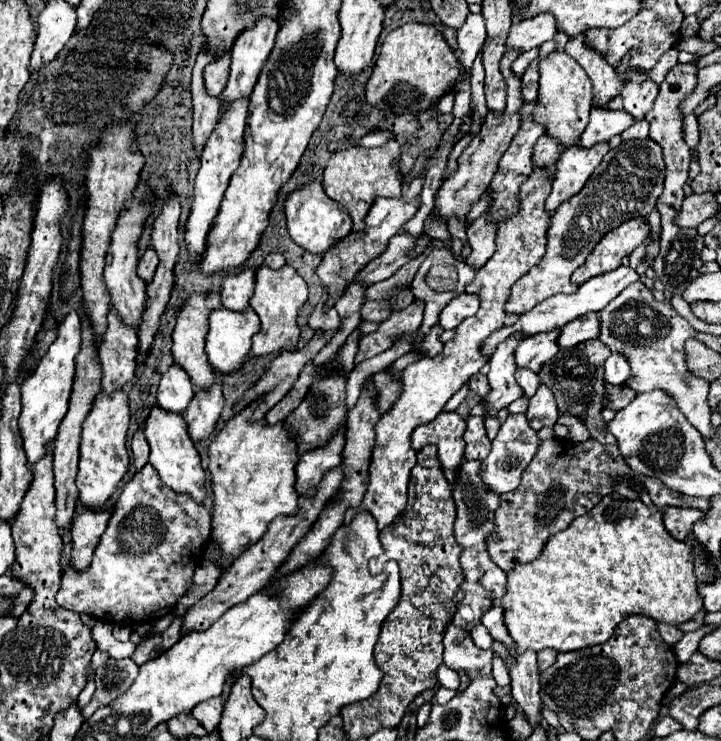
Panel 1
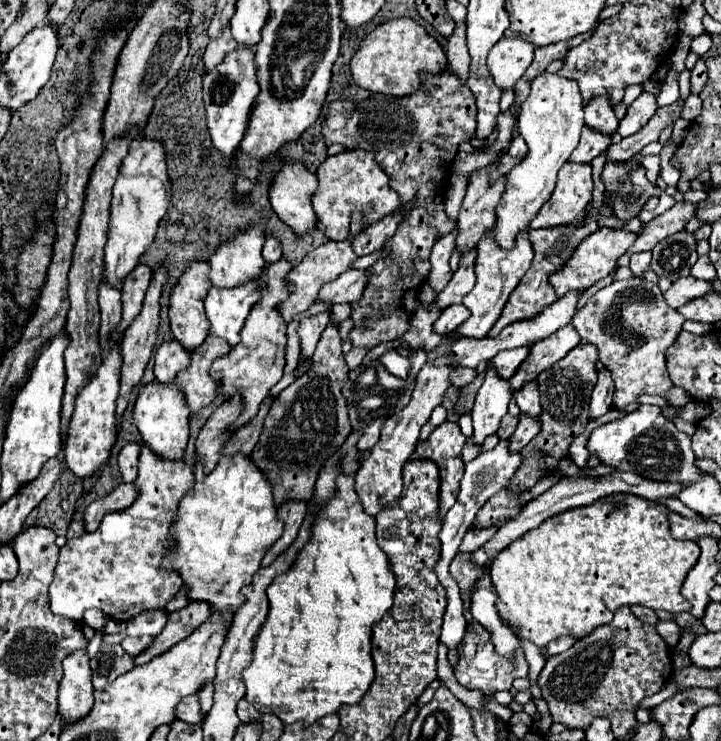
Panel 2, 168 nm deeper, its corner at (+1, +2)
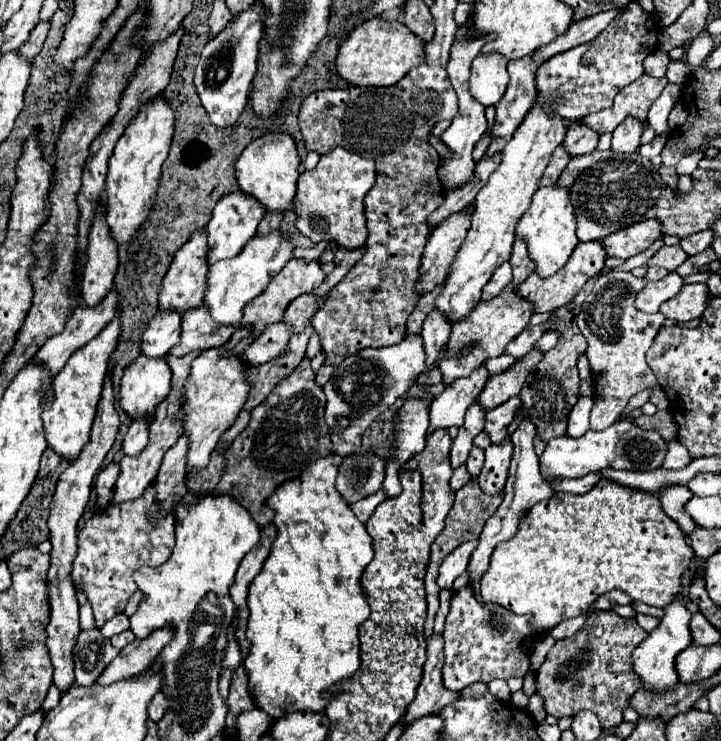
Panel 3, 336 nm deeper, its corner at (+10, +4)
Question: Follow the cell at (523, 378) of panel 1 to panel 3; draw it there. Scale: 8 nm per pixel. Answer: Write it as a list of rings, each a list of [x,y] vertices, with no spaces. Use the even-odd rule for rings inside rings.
[[[520,408],[516,412],[516,418],[518,418],[518,430],[512,434],[512,442],[514,442],[514,454],[512,454],[512,466],[510,466],[510,476],[508,476],[508,482],[506,482],[506,496],[502,500],[502,504],[498,506],[496,514],[486,520],[486,526],[480,534],[480,544],[478,548],[474,550],[472,558],[470,558],[470,564],[466,568],[468,576],[470,576],[470,584],[472,582],[480,582],[482,576],[486,574],[488,566],[490,566],[490,556],[492,556],[492,550],[496,548],[498,542],[504,542],[504,540],[510,540],[514,536],[514,532],[518,530],[518,522],[522,520],[522,514],[528,512],[534,504],[542,502],[542,500],[548,500],[554,490],[550,488],[550,484],[546,484],[542,472],[540,472],[540,462],[538,462],[538,456],[534,452],[534,436],[536,436],[536,426],[532,424],[532,420],[528,416],[524,416],[524,408]]]

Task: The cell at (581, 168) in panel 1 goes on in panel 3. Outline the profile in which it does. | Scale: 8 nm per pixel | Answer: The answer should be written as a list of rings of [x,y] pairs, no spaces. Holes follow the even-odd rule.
[[[558,184],[540,188],[532,196],[530,210],[520,218],[516,226],[516,238],[528,242],[530,258],[536,262],[536,272],[542,278],[560,270],[578,244],[576,216],[574,216],[574,206],[570,204],[570,188],[558,188]]]

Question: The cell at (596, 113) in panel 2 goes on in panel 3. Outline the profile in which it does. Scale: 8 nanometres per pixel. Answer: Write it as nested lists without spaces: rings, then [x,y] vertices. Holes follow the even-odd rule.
[[[576,120],[568,128],[568,134],[564,138],[564,146],[566,146],[570,156],[580,156],[580,154],[592,152],[596,148],[596,144],[598,144],[598,138],[600,138],[598,132],[586,128],[586,124]]]

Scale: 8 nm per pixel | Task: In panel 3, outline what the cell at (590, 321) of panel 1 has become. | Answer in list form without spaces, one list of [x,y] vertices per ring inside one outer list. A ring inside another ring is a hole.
[[[532,350],[524,358],[518,358],[516,366],[510,366],[510,372],[502,372],[502,376],[492,376],[486,382],[484,392],[478,396],[478,402],[486,410],[492,410],[502,402],[506,402],[508,398],[518,396],[522,384],[526,382],[526,376],[530,374],[530,368],[534,368],[534,364],[540,362],[542,354],[544,354],[542,350]]]

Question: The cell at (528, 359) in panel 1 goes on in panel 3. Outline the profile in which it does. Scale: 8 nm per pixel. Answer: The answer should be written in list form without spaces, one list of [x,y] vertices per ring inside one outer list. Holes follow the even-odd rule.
[[[482,364],[482,368],[476,368],[470,376],[444,386],[442,394],[436,396],[430,406],[430,432],[438,428],[462,426],[468,406],[478,398],[488,378],[490,372],[486,372],[486,366]]]

